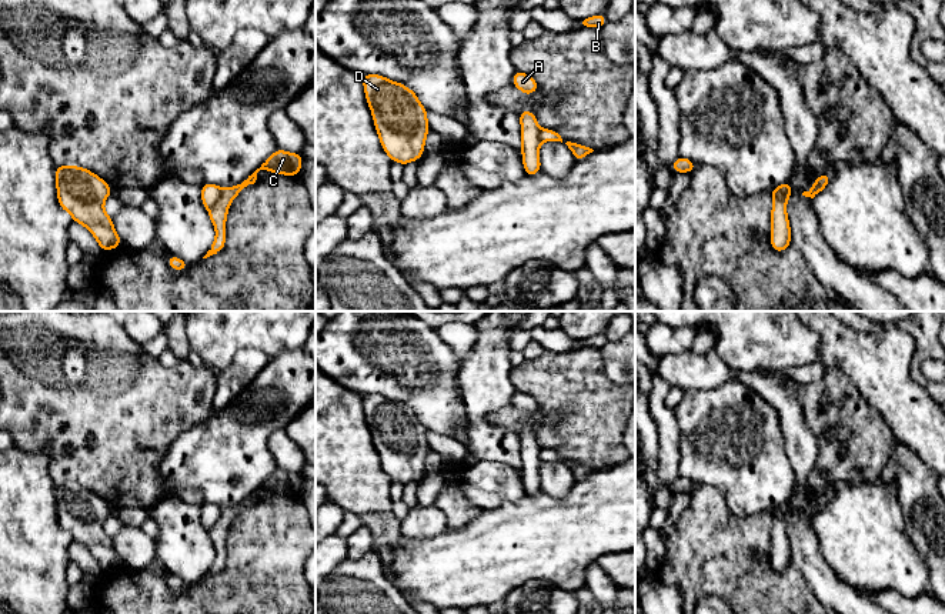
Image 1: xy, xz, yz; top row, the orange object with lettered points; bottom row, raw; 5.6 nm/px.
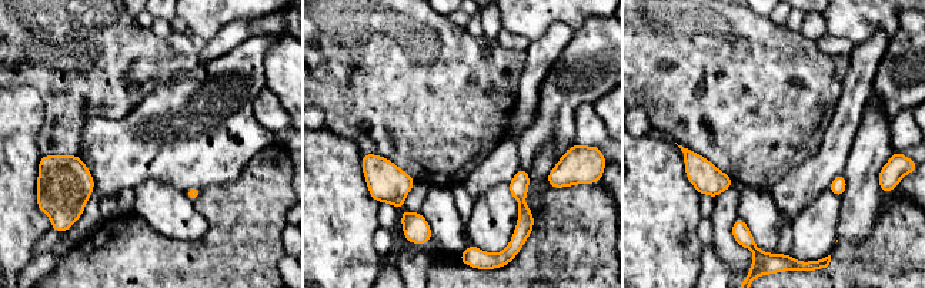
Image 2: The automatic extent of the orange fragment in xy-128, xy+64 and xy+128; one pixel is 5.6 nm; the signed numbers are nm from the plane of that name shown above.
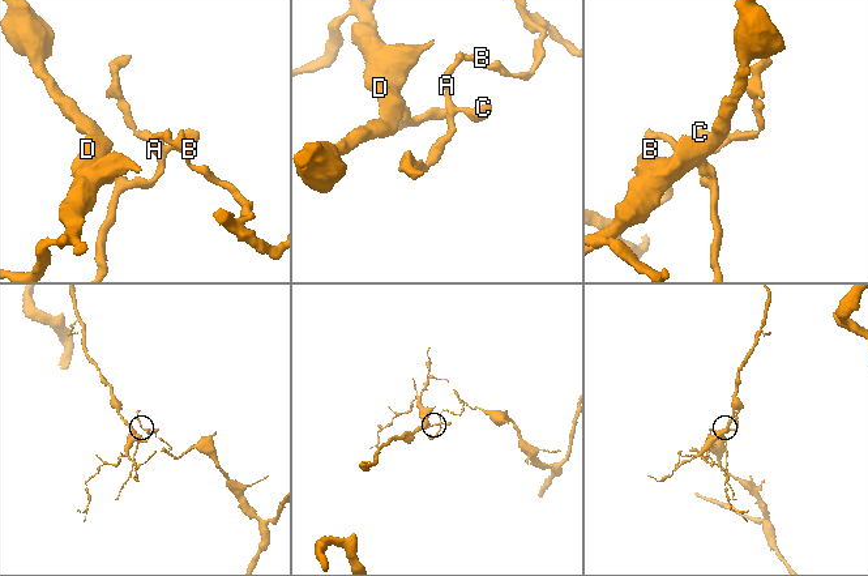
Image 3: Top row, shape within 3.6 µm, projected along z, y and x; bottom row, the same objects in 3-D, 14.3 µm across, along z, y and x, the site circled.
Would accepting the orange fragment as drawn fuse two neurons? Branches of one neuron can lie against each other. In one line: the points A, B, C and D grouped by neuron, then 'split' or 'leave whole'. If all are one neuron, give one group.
A B / C D; split

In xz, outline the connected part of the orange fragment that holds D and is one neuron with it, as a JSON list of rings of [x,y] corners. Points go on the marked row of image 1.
[[[363,74],[361,80],[385,154],[403,166],[421,158],[430,124],[417,94],[380,74]]]

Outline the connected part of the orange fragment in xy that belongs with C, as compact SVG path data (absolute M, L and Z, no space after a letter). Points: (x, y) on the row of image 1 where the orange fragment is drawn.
M277 149L263 164L257 168L251 176L244 178L240 184L223 188L223 193L218 201L214 204L211 210L208 210L210 220L216 230L216 238L203 258L207 258L213 254L220 253L226 247L226 221L227 213L231 201L241 193L243 188L251 186L257 180L257 173L260 170L284 174L284 176L298 176L301 164L303 164L301 154L288 153L281 149Z

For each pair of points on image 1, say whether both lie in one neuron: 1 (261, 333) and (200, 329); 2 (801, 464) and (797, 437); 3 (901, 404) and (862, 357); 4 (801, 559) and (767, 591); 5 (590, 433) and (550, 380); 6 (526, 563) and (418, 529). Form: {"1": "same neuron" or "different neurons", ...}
{"1": "same neuron", "2": "same neuron", "3": "same neuron", "4": "different neurons", "5": "same neuron", "6": "different neurons"}

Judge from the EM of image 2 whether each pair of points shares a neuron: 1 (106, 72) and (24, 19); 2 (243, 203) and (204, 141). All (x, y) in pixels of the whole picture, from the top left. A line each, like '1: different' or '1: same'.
1: same
2: different

